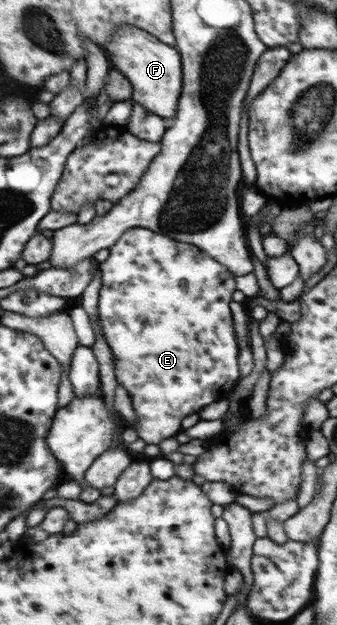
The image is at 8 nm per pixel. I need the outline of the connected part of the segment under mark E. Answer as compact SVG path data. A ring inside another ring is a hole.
M130 228L109 250L108 258L99 264L102 279L98 297L99 332L105 338L107 346L111 348L116 380L127 390L133 408L137 412L137 418L139 418L137 432L139 432L141 440L145 440L147 444L159 444L161 440L171 438L181 430L181 422L185 416L199 414L201 406L229 398L229 392L233 392L235 384L239 382L239 376L241 376L239 366L237 366L239 342L237 342L237 334L235 334L235 326L233 326L234 322L231 318L231 310L229 310L231 294L235 290L235 276L226 265L219 264L219 261L215 260L209 253L203 252L198 245L176 241L166 234L156 233L151 229Z

